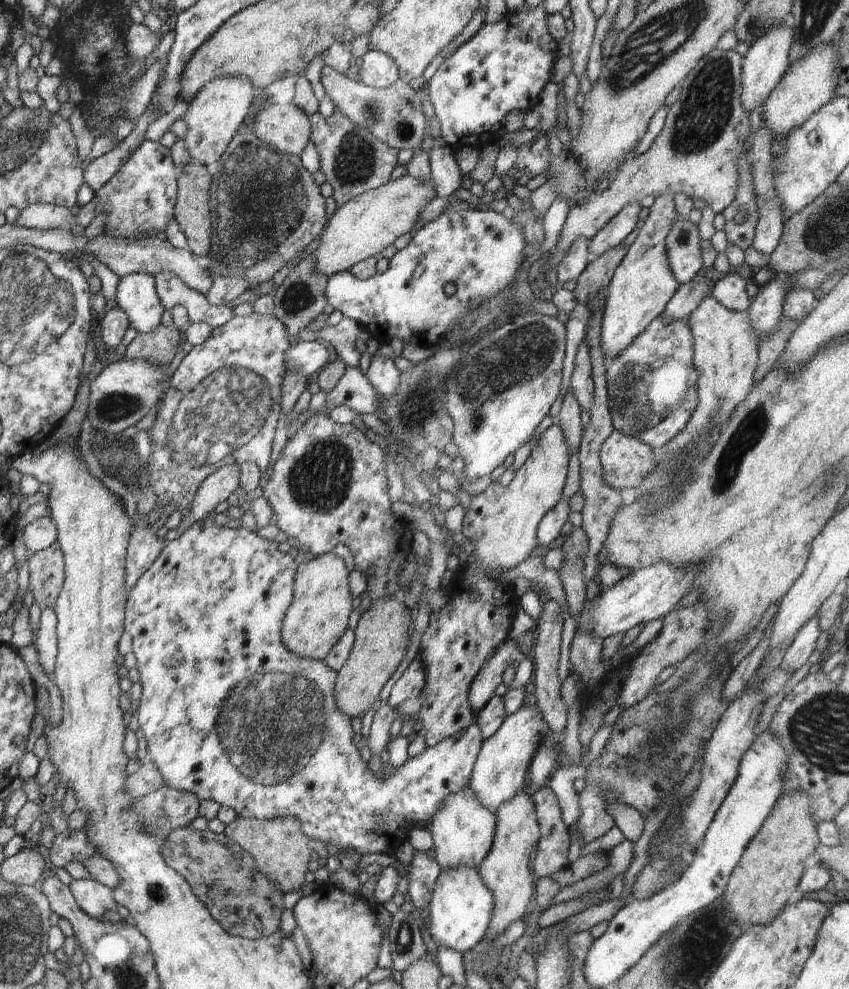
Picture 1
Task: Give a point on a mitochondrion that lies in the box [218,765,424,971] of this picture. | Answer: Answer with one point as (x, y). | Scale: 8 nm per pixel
(402, 944)

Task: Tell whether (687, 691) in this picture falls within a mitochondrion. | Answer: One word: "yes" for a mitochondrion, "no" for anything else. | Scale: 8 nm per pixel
yes

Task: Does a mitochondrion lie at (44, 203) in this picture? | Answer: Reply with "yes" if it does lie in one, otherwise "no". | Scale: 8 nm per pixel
no

